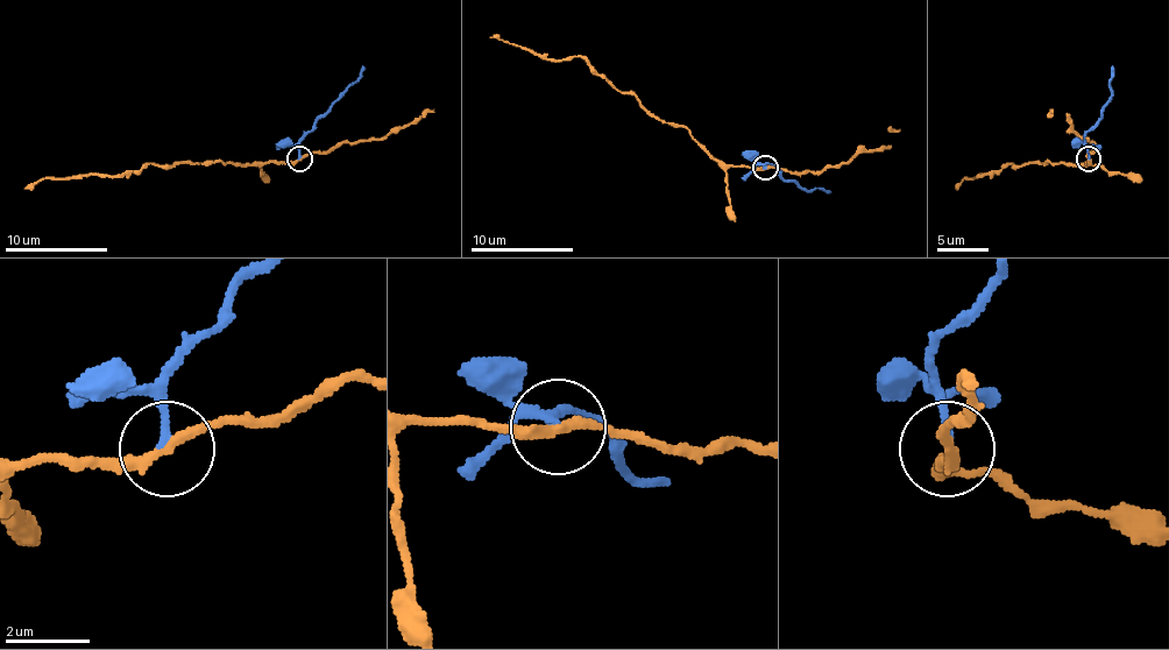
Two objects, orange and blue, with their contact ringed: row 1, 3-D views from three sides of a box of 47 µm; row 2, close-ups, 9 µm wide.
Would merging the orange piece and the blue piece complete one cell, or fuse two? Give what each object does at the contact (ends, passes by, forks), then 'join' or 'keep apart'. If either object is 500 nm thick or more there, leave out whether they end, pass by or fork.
orange passes by; blue ends; keep apart

